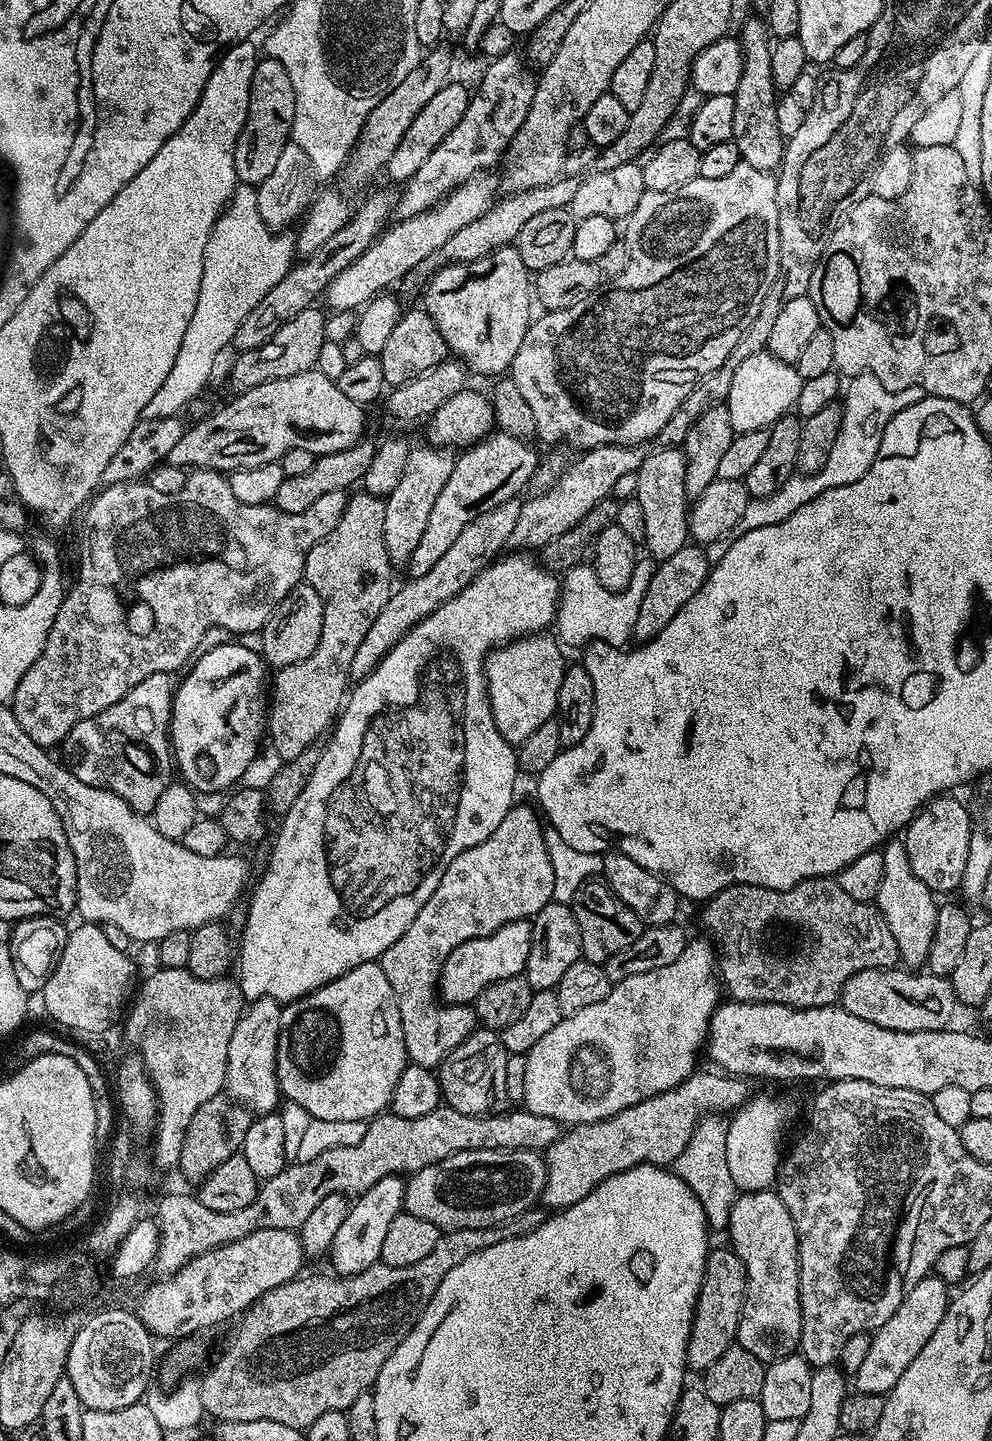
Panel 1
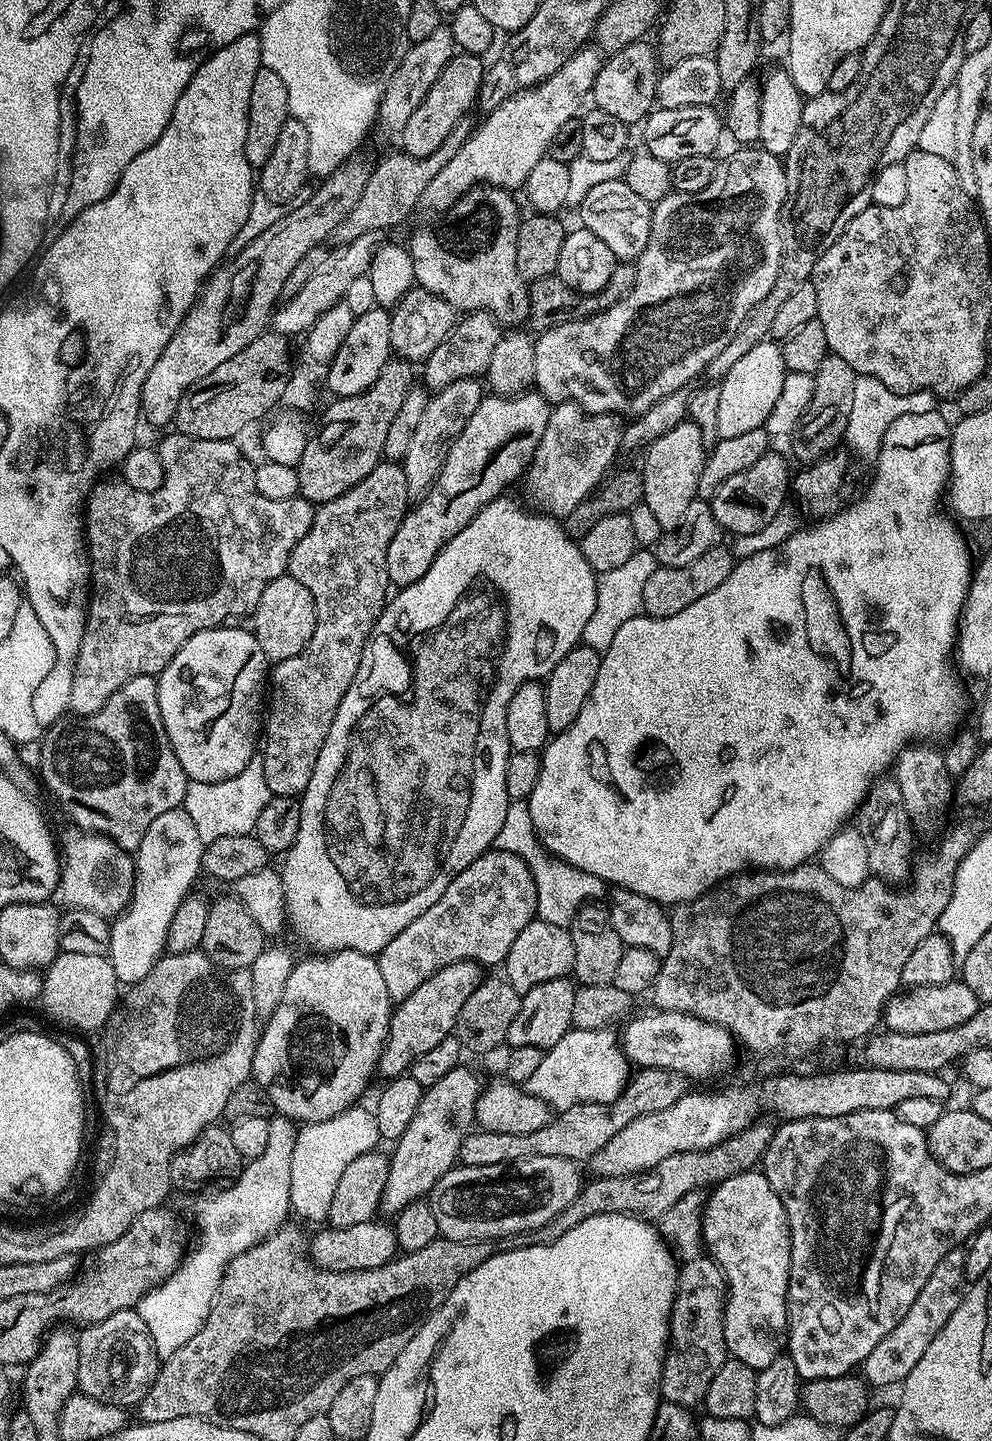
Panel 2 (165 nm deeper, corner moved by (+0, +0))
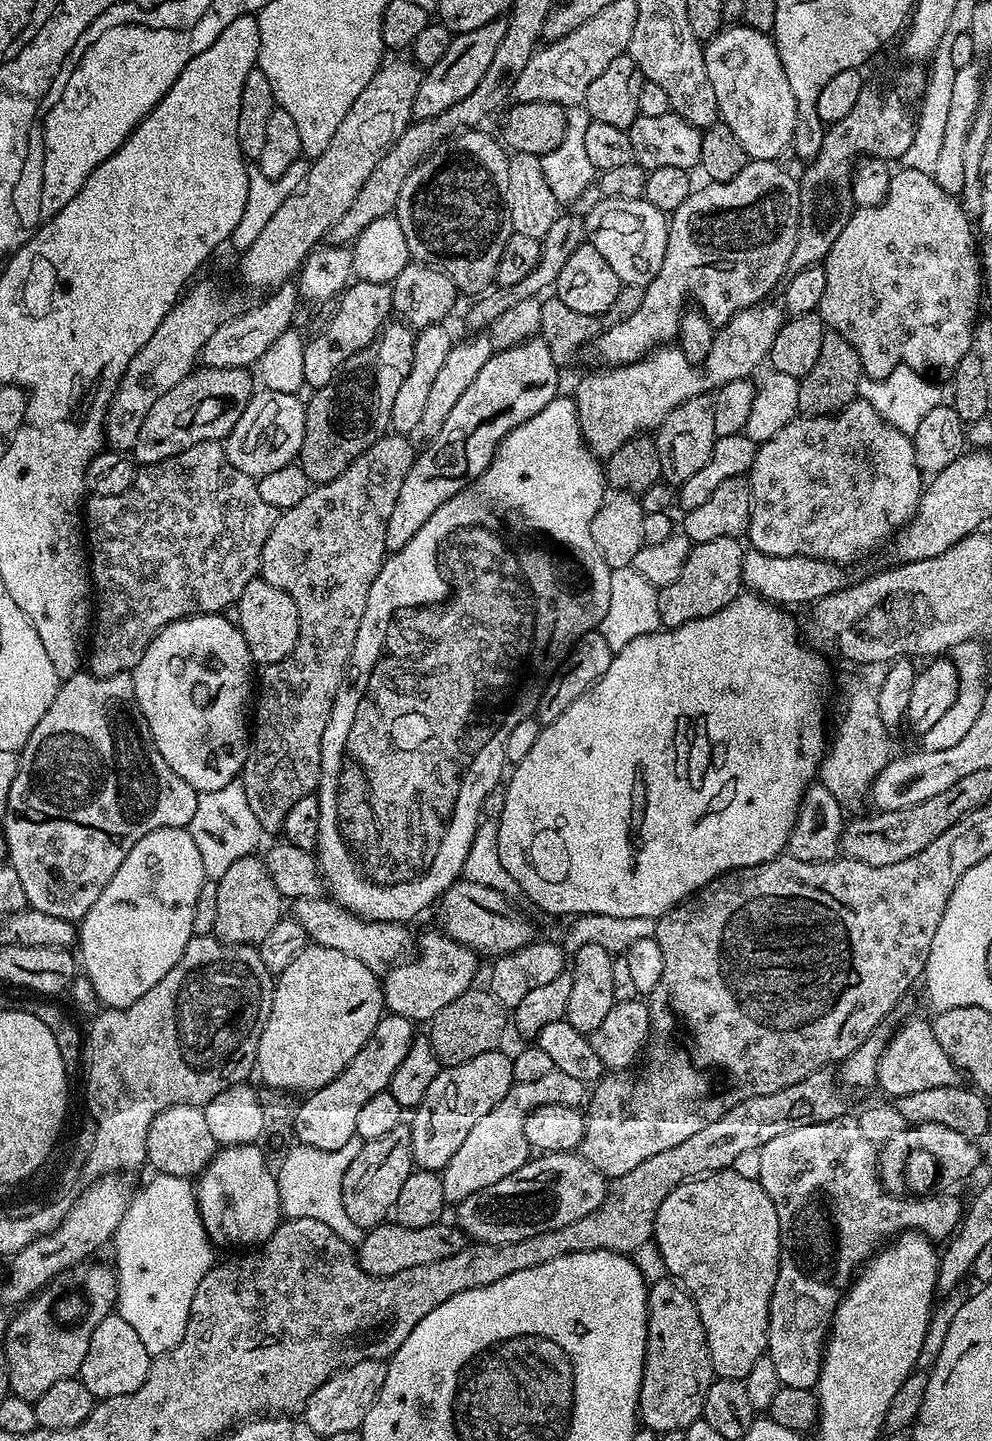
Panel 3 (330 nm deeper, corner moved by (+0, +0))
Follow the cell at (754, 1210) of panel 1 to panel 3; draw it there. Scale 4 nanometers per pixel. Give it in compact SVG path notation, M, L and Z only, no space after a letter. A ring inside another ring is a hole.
M725 1170L714 1172L699 1178L685 1180L668 1195L666 1202L656 1215L656 1231L654 1239L662 1258L668 1267L668 1276L675 1278L683 1287L688 1289L692 1301L698 1306L698 1312L702 1318L702 1326L706 1330L706 1342L710 1346L710 1358L712 1359L713 1373L722 1380L745 1380L754 1370L754 1362L758 1362L766 1355L768 1350L768 1319L770 1318L770 1298L774 1294L774 1286L780 1269L780 1223L778 1214L774 1210L774 1202L766 1194L766 1190L760 1185L759 1179L743 1176L737 1170Z

